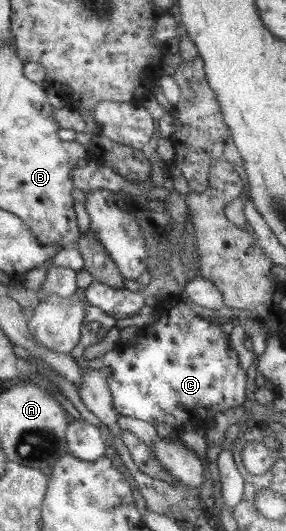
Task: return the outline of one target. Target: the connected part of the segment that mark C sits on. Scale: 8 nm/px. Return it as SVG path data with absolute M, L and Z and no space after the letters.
M178 295L159 297L153 307L158 320L144 326L138 345L112 348L92 359L84 356L84 349L102 342L97 332L88 332L87 324L114 321L114 317L96 306L85 309L79 340L70 356L80 369L102 368L108 372L107 386L114 411L148 422L153 427L168 423L176 428L185 423L203 423L223 409L241 406L246 399L241 392L245 372L239 367L236 352L220 326L190 310Z

